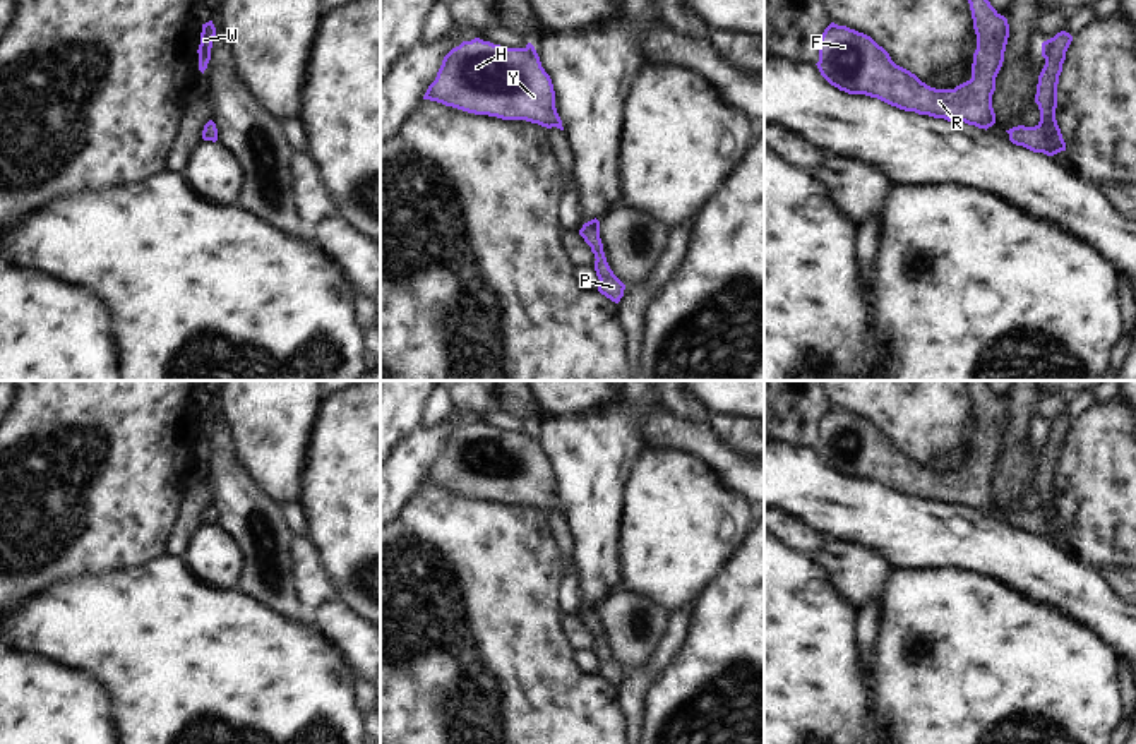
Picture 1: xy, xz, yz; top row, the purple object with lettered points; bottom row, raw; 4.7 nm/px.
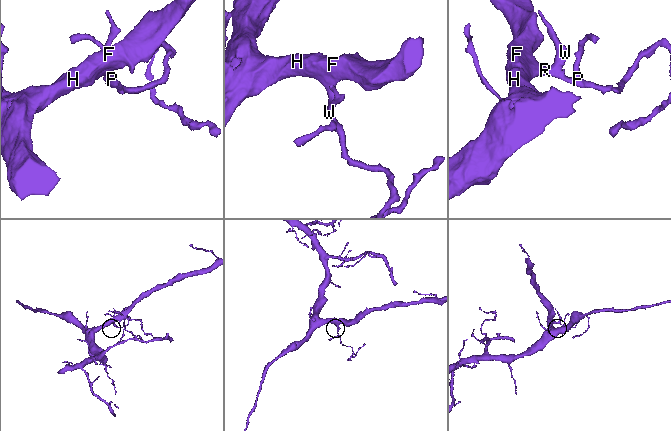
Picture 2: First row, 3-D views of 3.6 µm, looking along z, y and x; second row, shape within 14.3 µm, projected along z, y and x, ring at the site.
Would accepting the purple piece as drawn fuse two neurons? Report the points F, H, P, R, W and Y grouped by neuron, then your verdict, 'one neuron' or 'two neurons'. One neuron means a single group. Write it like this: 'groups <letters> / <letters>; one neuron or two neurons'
groups F H P R W Y; one neuron

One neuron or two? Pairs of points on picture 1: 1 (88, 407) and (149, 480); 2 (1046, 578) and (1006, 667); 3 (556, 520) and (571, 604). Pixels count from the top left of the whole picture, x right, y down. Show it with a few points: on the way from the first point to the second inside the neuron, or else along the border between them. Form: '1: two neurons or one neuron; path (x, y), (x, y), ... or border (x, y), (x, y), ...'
1: one neuron; path (103, 426), (112, 434), (112, 443), (131, 462)
2: two neurons; border (999, 582), (1039, 602), (1058, 607), (1071, 619)
3: one neuron; path (564, 540), (569, 583)

